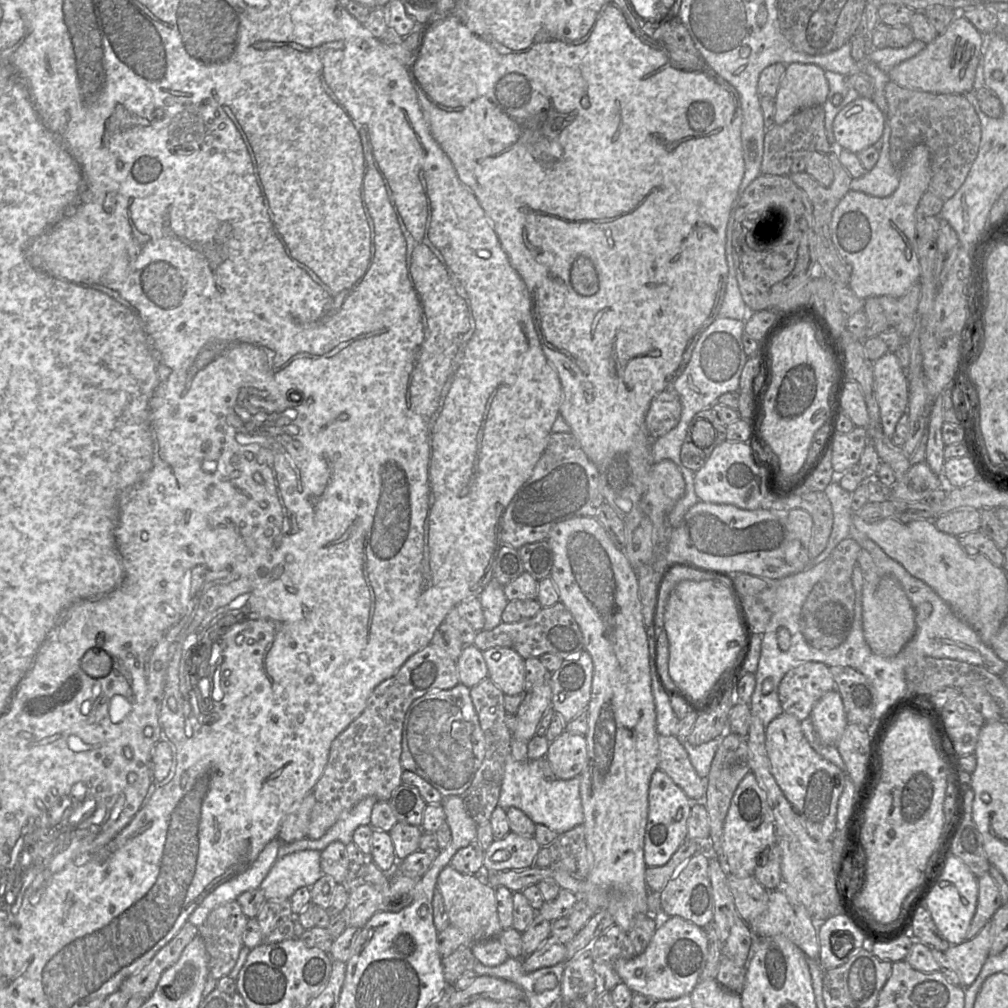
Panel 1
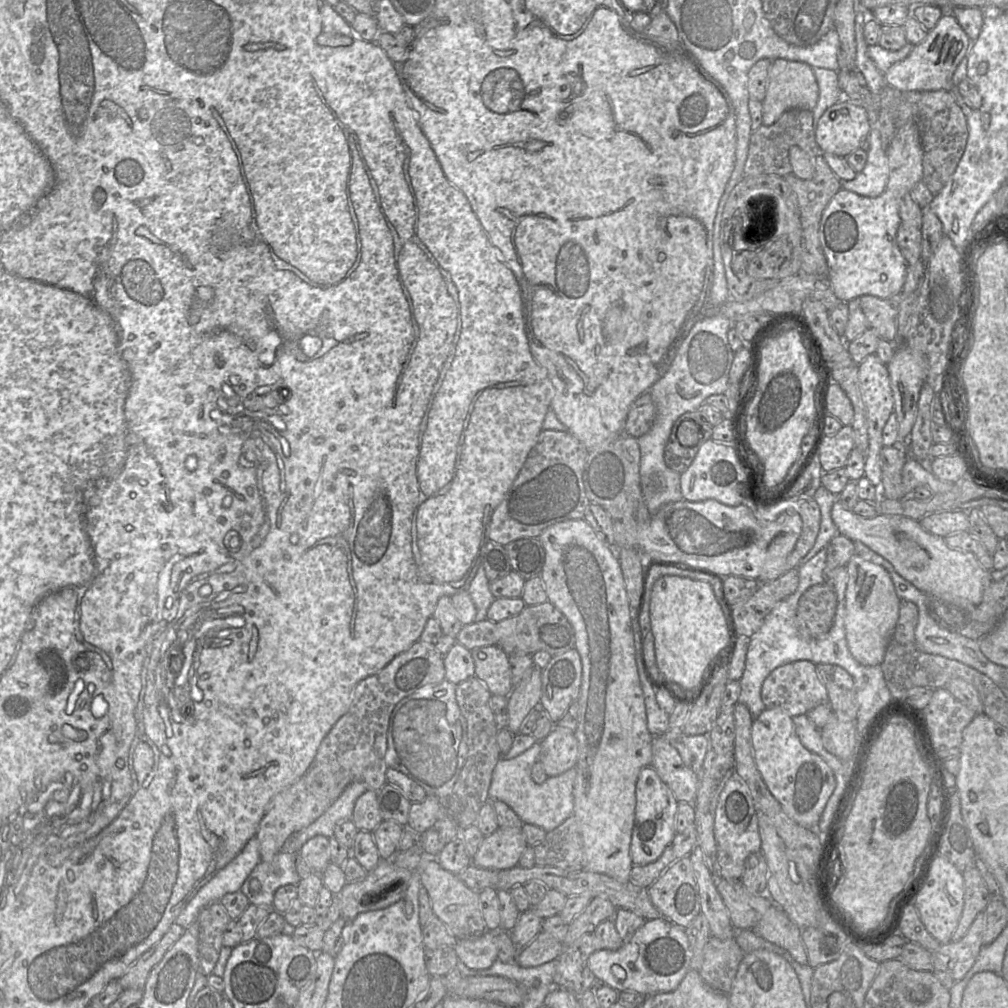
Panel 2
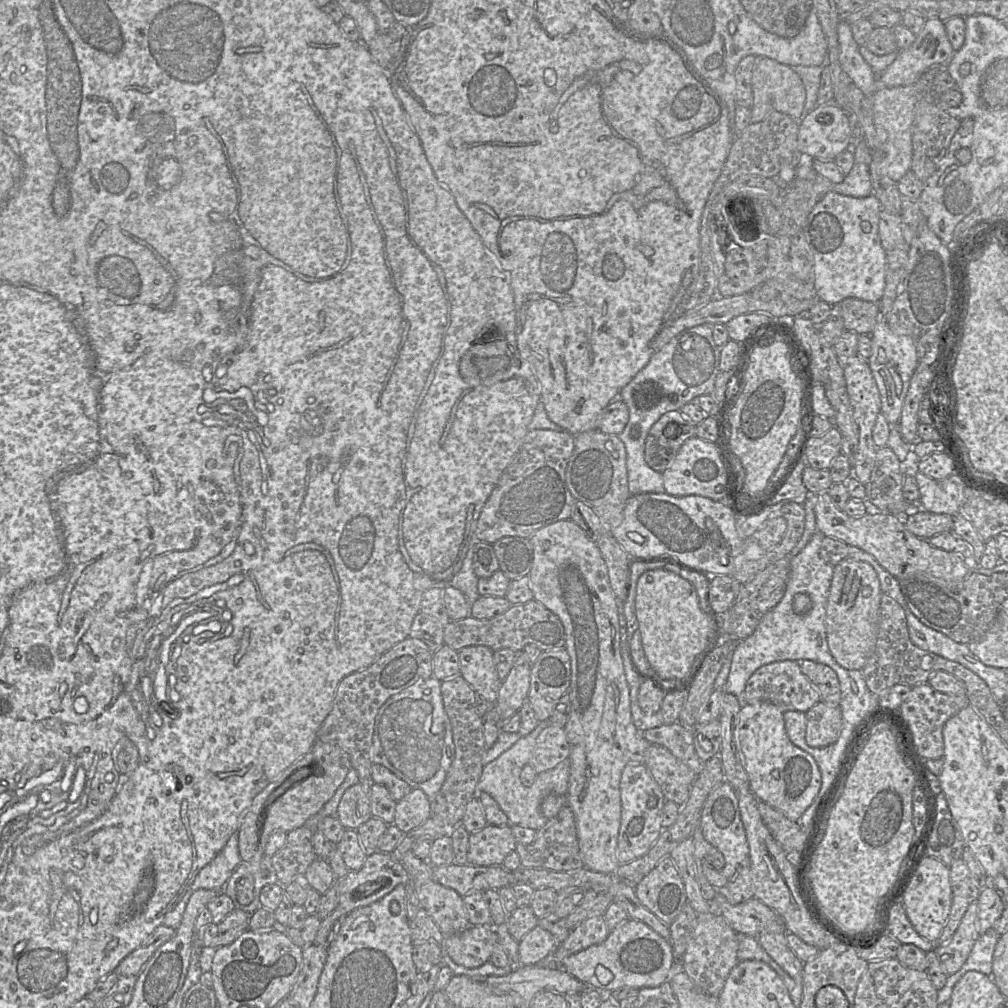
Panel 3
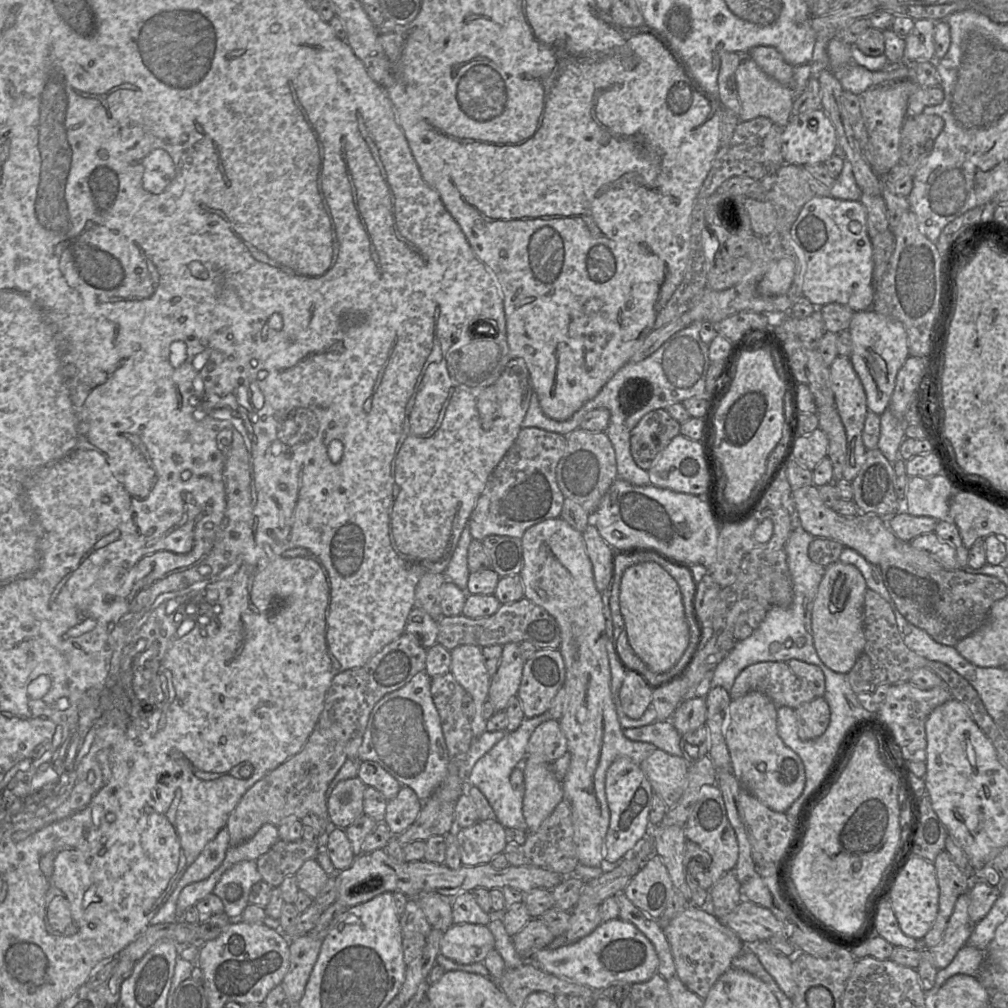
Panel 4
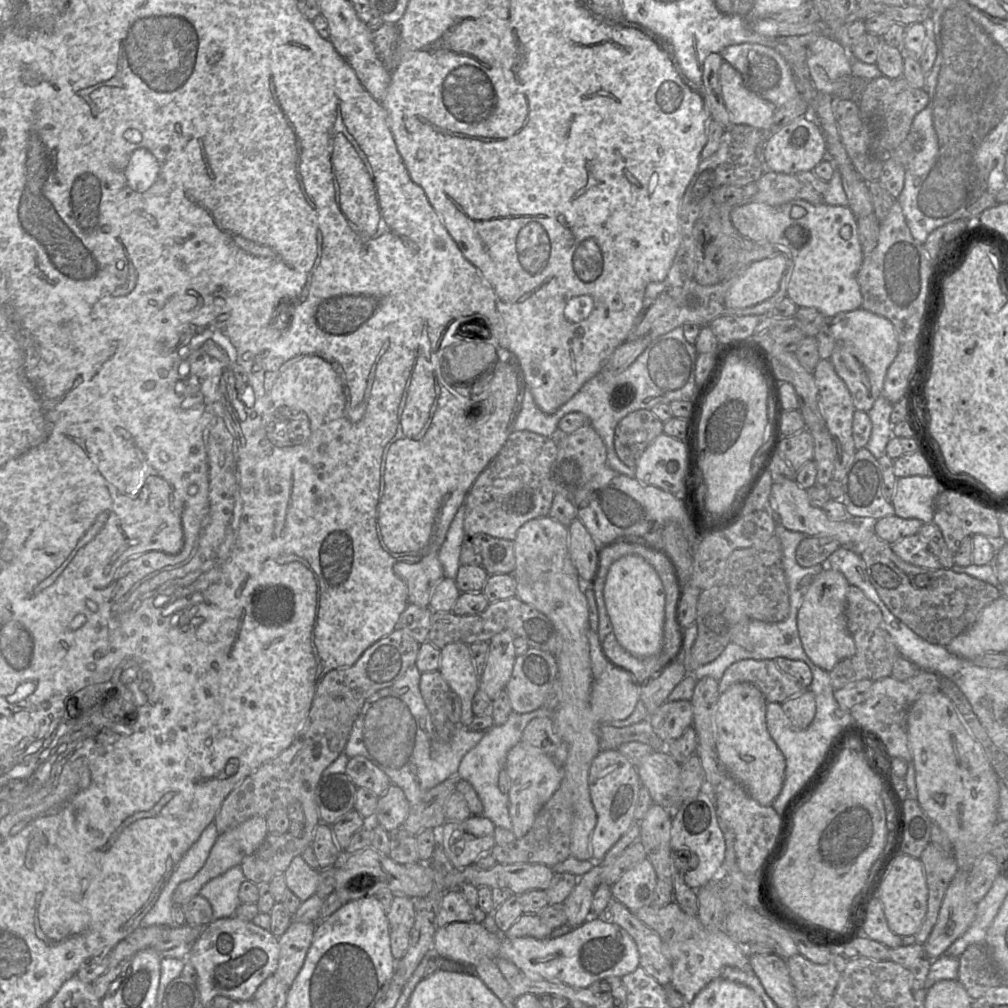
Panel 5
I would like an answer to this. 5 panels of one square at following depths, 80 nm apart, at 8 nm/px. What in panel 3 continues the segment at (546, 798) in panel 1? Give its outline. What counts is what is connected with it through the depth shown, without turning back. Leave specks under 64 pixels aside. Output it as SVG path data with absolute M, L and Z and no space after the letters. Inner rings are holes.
M539 721L537 727L531 733L522 736L498 758L484 765L478 783L479 791L483 791L494 798L507 815L511 825L518 825L534 830L541 829L549 820L540 811L542 799L548 794L558 794L564 797L567 795L570 777L570 758L563 760L550 770L538 773L535 781L530 785L524 785L520 779L521 771L528 764L536 738L545 727L545 724L549 724L549 721Z

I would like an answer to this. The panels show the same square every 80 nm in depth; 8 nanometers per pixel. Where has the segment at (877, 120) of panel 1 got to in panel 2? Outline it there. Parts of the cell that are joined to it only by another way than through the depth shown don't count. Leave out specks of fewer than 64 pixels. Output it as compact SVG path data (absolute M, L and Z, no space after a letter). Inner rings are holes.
M845 100L830 106L819 117L815 138L824 154L844 157L865 146L871 129L866 110Z

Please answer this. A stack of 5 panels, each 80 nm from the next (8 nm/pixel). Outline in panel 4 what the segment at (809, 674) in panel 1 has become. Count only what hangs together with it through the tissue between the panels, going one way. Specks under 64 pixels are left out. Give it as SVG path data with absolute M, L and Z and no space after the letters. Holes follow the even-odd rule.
M759 662L743 669L730 690L732 699L758 691L777 706L796 708L816 697L808 683L794 674L786 662Z

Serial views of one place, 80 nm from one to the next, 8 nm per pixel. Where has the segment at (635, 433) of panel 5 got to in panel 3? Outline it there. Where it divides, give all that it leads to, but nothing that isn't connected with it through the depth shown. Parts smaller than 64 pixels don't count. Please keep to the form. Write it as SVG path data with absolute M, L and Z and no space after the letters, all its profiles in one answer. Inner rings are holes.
M669 411L663 414L651 427L645 441L645 461L655 471L664 472L682 444L692 437L696 437L696 423L683 417L680 411Z

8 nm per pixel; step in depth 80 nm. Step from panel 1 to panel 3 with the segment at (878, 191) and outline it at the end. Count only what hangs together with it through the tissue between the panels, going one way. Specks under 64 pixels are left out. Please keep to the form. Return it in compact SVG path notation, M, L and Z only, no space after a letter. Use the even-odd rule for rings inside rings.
M860 131L860 139L855 148L852 150L854 152L855 161L852 169L846 174L844 180L833 186L833 191L856 198L865 198L872 195L872 183L870 177L870 164L872 161L871 154L866 146L865 141L862 138Z

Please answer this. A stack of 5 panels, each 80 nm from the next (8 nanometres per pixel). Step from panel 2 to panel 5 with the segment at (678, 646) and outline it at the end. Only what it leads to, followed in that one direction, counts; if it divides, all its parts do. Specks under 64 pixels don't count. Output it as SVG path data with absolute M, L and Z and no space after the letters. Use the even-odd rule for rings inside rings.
M626 555L614 561L605 574L603 598L617 642L639 657L657 655L663 645L665 593L656 570L640 556Z

